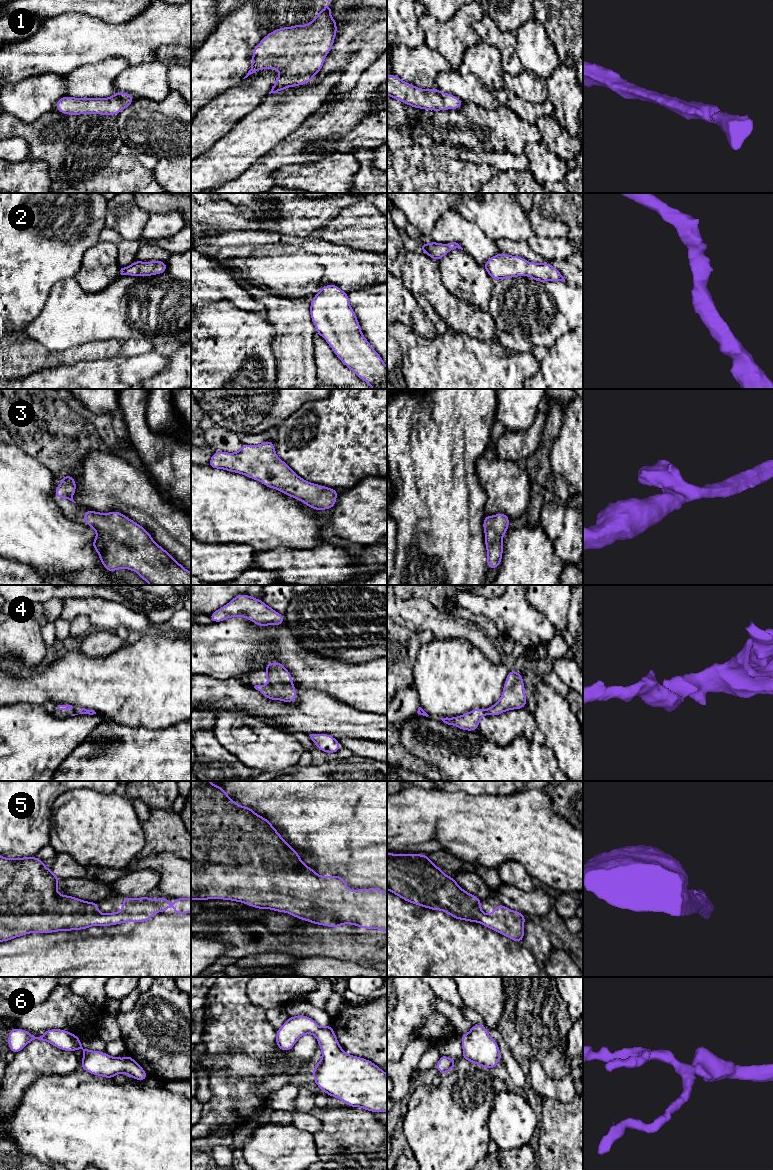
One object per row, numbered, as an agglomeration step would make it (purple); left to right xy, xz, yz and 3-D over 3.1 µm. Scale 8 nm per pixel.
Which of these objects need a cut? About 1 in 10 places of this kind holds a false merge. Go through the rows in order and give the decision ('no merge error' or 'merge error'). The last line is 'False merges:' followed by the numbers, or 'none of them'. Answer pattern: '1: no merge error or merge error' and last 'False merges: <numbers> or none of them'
1: no merge error
2: no merge error
3: no merge error
4: no merge error
5: no merge error
6: no merge error
False merges: none of them

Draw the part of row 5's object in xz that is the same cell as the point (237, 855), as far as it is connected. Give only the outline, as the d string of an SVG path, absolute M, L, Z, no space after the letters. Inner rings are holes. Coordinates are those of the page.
M191 781L191 900L223 899L237 901L257 909L271 909L280 913L287 912L298 919L322 926L338 928L342 924L351 924L366 930L387 931L387 893L378 887L355 889L351 892L347 886L343 877L337 875L323 877L311 867L305 865L300 859L299 853L281 838L281 834L275 830L267 818L259 816L250 807L241 807L237 802L230 799L222 787L213 785L209 781Z

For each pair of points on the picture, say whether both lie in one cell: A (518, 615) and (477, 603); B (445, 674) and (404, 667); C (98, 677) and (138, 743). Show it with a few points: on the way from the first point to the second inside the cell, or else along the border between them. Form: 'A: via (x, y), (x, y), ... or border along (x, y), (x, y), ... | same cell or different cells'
A: via (508, 612), (487, 607) | same cell
B: border along (421, 646), (413, 666), (413, 680), (416, 691) | different cells
C: border along (106, 718), (131, 726), (142, 726), (150, 729) | different cells

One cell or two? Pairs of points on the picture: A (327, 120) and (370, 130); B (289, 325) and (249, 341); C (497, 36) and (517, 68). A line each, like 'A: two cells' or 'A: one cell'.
A: two cells
B: two cells
C: one cell

